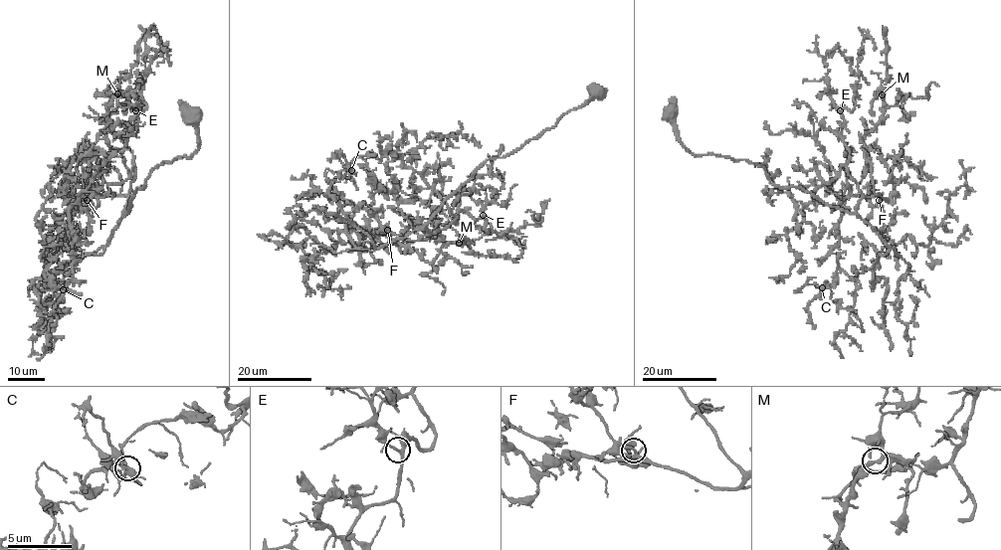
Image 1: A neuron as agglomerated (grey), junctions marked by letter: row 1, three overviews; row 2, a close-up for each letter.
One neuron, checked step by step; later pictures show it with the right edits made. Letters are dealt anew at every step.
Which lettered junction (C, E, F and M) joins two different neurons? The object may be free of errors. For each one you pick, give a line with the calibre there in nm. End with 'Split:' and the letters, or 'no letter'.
Split: no letter

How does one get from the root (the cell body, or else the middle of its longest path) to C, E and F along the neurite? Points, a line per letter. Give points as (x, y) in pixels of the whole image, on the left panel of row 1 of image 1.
C: (193, 116), (197, 149), (153, 168), (102, 253), (79, 257), (51, 278), (45, 271), (52, 286), (63, 289)
E: (193, 116), (197, 149), (153, 168), (123, 216), (135, 171), (122, 132), (135, 123), (135, 110)
F: (193, 116), (197, 149), (189, 157), (153, 168), (125, 215), (127, 196), (108, 192), (87, 200)

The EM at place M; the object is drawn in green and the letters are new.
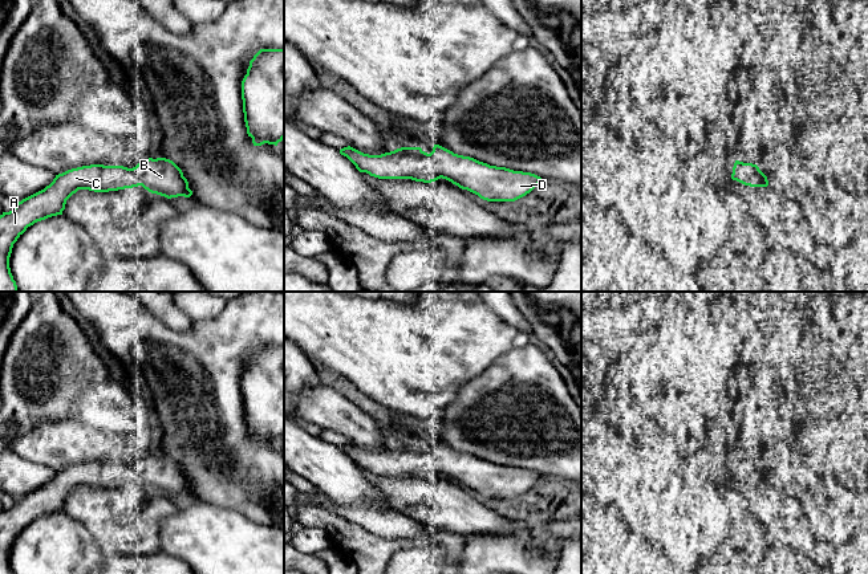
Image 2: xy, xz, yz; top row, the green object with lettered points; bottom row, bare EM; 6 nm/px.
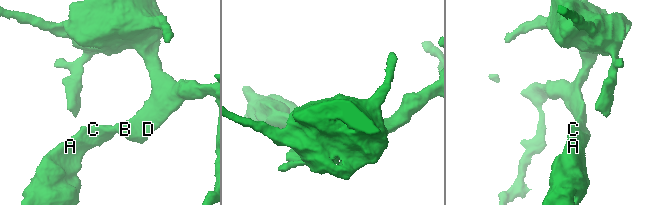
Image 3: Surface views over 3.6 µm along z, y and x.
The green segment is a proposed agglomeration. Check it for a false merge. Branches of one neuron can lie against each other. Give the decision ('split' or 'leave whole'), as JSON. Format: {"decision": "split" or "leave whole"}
{"decision": "leave whole"}

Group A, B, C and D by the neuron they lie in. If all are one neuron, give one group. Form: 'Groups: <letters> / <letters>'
Groups: A B C D

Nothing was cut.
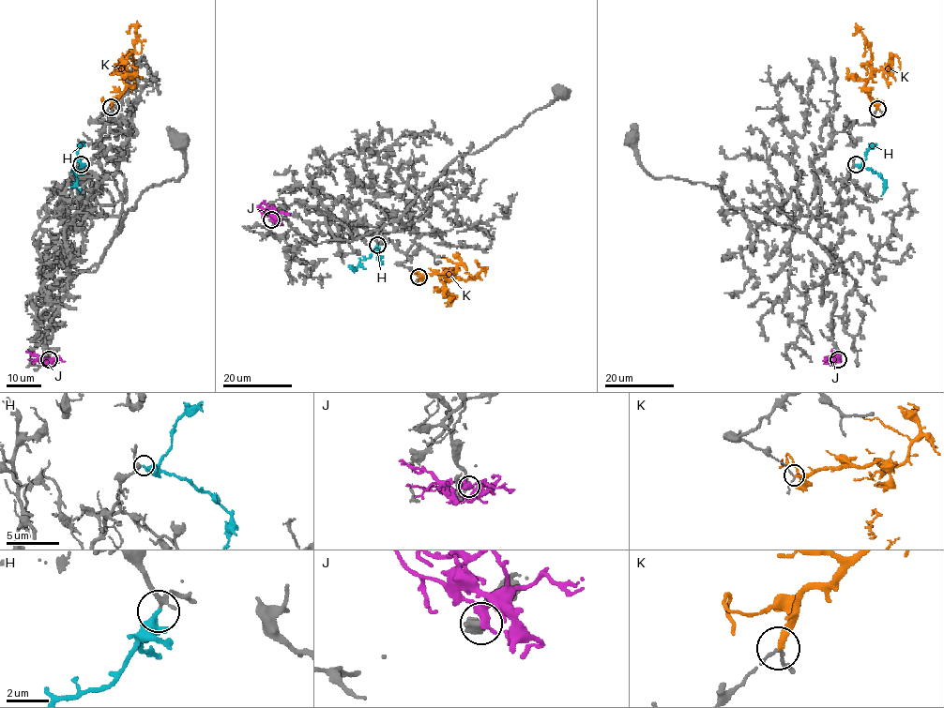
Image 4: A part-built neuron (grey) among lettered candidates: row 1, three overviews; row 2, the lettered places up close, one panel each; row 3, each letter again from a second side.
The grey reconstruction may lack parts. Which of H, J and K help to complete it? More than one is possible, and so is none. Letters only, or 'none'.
H

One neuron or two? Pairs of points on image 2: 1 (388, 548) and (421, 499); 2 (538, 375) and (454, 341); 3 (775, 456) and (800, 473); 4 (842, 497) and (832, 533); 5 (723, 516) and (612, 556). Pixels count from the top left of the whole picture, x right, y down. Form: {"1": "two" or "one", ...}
{"1": "two", "2": "two", "3": "one", "4": "two", "5": "two"}

